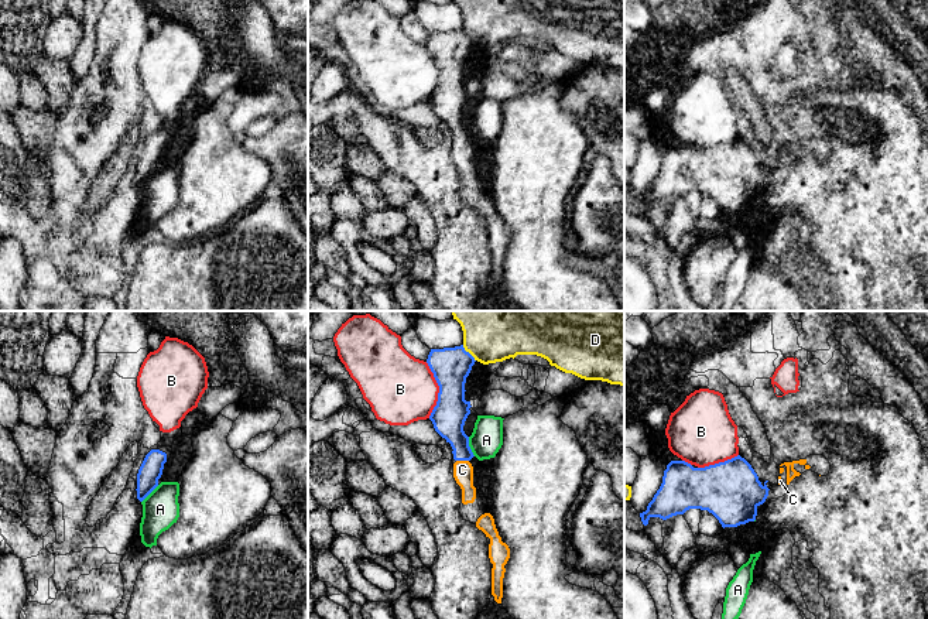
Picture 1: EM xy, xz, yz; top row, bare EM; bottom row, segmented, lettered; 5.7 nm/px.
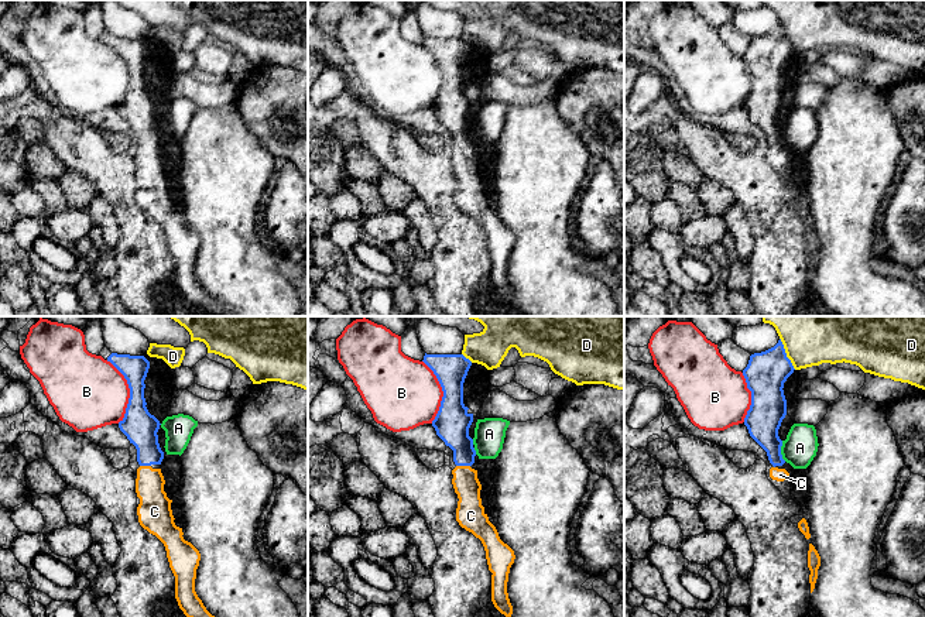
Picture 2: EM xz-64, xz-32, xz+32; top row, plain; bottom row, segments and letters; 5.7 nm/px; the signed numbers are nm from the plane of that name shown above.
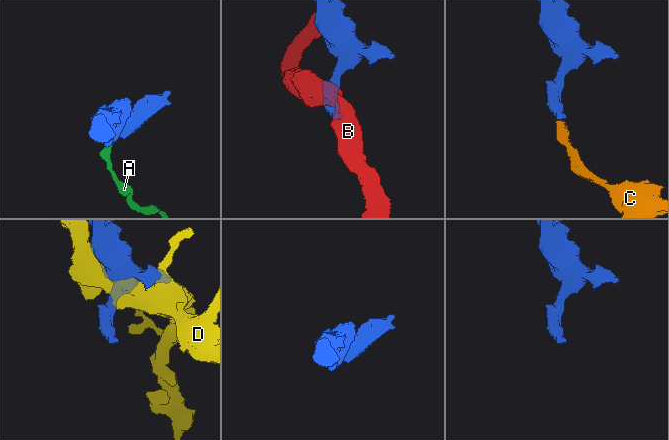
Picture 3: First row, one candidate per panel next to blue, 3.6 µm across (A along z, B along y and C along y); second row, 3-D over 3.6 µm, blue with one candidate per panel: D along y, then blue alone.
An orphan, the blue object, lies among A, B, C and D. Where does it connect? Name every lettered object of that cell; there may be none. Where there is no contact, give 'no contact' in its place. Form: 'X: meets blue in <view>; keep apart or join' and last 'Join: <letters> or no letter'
A: meets blue in xz; keep apart
B: meets blue in xz; keep apart
C: meets blue in xz; join
D: meets blue in xz; keep apart
Join: C

